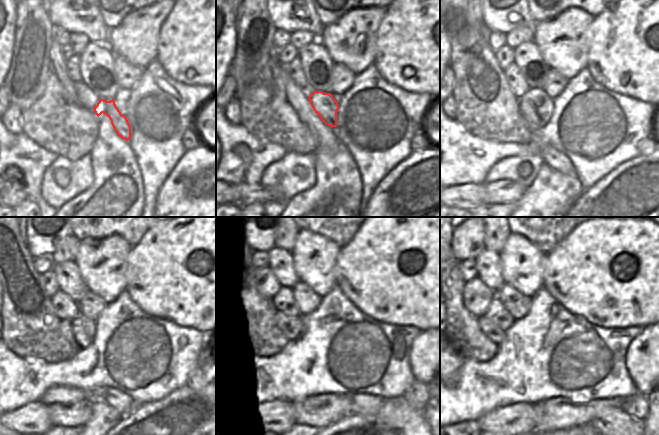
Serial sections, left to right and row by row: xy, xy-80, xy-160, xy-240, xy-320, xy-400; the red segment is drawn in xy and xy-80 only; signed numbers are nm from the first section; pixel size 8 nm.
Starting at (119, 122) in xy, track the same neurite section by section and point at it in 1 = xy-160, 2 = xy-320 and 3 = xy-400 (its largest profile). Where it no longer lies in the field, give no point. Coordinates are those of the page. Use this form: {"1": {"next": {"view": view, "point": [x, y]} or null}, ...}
{"1": {"next": {"view": "xy-160", "point": [535, 106]}}, "2": {"next": {"view": "xy-320", "point": [292, 328]}}, "3": {"next": {"view": "xy-400", "point": [490, 330]}}}

